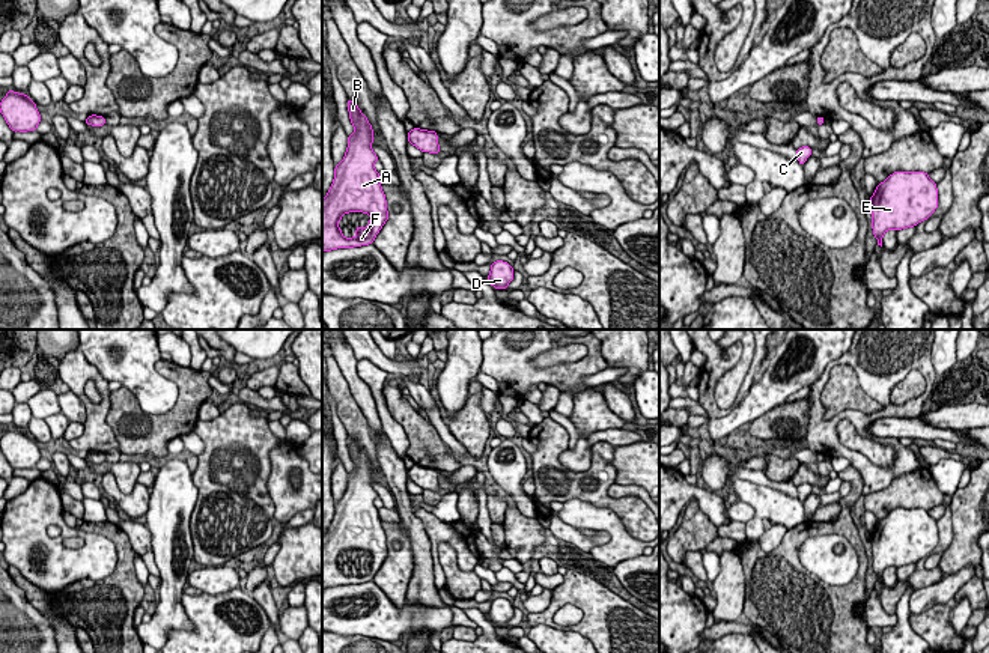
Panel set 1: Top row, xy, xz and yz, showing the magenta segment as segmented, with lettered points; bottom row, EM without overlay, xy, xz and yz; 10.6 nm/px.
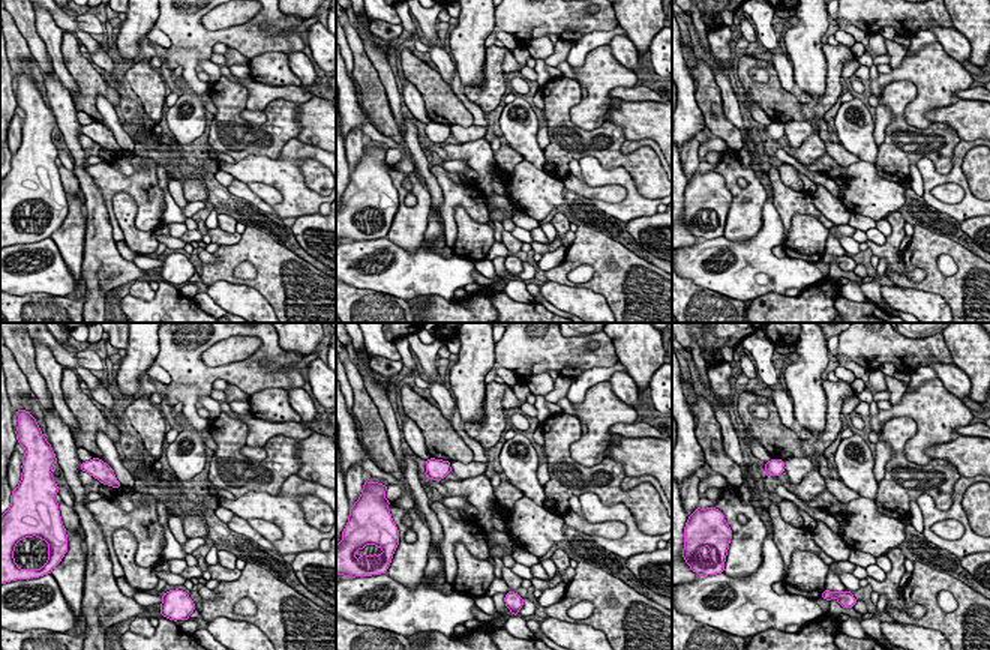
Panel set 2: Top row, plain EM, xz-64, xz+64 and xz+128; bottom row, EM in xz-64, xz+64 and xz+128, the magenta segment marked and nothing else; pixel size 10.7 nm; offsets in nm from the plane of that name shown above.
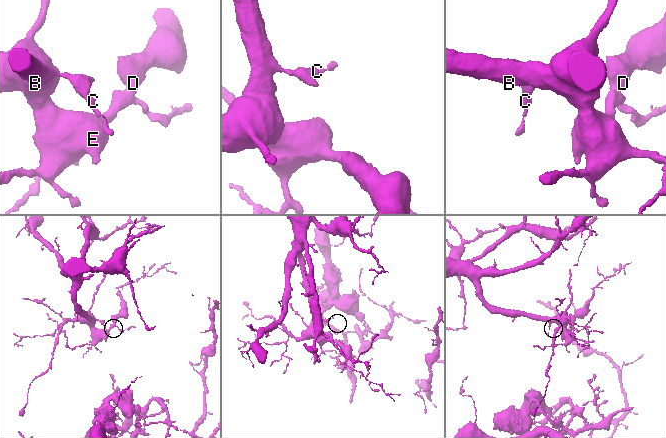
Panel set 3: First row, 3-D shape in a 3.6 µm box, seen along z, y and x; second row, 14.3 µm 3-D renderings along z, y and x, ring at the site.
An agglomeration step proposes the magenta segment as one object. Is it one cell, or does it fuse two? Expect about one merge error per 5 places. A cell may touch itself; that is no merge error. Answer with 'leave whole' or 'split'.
leave whole

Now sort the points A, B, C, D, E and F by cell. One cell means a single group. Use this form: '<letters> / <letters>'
A B C D E F

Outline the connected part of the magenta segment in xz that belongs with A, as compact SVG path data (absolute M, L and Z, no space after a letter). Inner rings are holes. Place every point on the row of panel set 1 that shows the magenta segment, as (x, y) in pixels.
M346 101L349 119L354 125L354 134L348 135L348 147L343 159L334 169L334 181L328 194L322 199L322 253L337 248L354 248L373 244L376 235L388 220L387 200L381 188L379 173L373 164L378 161L376 153L372 150L373 129L367 117L360 111L358 105ZM363 212L370 215L367 227L357 226L354 238L345 238L340 232L339 221L343 214Z

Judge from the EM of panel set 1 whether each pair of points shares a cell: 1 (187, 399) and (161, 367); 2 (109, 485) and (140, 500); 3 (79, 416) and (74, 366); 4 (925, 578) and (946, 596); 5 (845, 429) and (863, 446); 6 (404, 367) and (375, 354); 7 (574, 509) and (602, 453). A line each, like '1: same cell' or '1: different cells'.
1: same cell
2: same cell
3: different cells
4: different cells
5: same cell
6: same cell
7: different cells

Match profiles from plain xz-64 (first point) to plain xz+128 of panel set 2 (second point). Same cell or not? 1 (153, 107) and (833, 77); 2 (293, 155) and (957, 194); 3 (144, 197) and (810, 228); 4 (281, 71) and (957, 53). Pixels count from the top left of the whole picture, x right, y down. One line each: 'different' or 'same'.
1: same
2: different
3: different
4: different

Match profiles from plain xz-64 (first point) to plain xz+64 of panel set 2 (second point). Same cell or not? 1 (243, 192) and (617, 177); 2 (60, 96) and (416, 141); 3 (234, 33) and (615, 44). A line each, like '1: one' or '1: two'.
1: two
2: one
3: two

